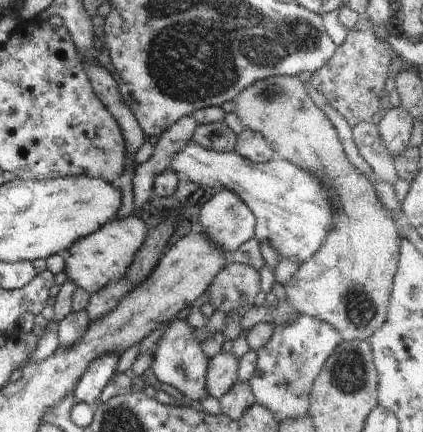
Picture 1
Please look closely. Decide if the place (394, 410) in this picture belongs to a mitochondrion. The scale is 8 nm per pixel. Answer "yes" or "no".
no

